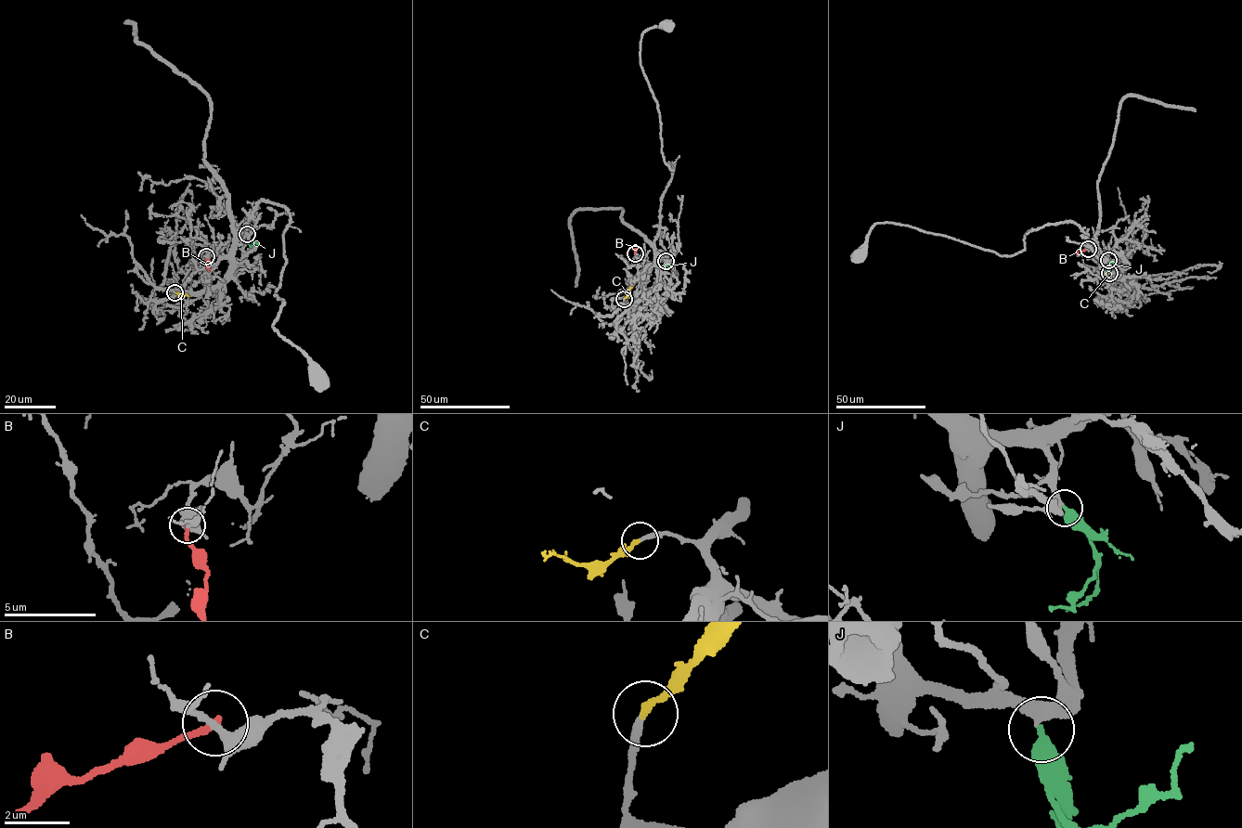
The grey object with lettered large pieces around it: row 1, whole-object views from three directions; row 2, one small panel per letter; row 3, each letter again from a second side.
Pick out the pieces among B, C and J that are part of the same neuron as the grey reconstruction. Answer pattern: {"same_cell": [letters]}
{"same_cell": ["C", "J"]}

